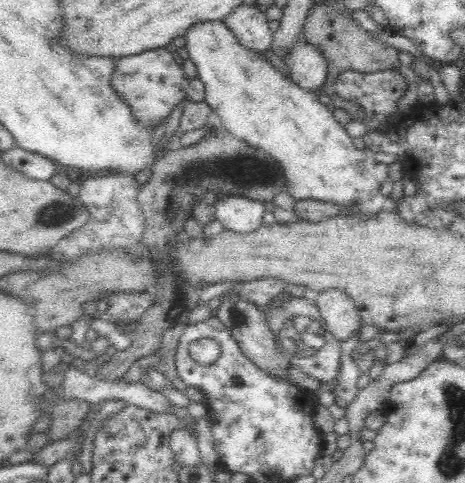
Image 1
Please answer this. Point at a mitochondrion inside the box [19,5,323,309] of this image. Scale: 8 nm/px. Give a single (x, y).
(244, 169)

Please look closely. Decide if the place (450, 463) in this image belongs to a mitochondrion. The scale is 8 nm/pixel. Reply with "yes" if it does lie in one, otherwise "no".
yes

